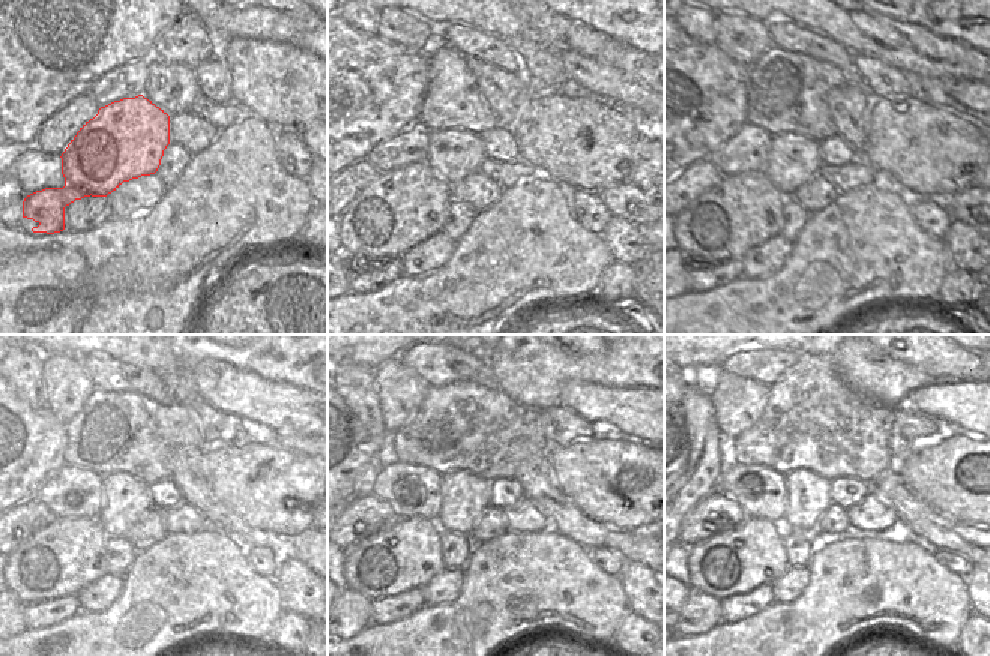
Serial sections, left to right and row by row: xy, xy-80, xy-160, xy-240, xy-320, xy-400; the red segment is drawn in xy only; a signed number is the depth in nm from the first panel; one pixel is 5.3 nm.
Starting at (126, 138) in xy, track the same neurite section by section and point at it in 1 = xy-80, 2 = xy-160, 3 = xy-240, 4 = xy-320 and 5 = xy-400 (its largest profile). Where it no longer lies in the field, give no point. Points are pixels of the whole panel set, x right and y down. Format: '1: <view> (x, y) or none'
1: xy-80 (400, 209)
2: xy-160 (742, 212)
3: xy-240 (69, 554)
4: xy-320 (406, 556)
5: xy-400 (751, 554)

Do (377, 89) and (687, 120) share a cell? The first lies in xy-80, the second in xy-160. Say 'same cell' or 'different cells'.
same cell

